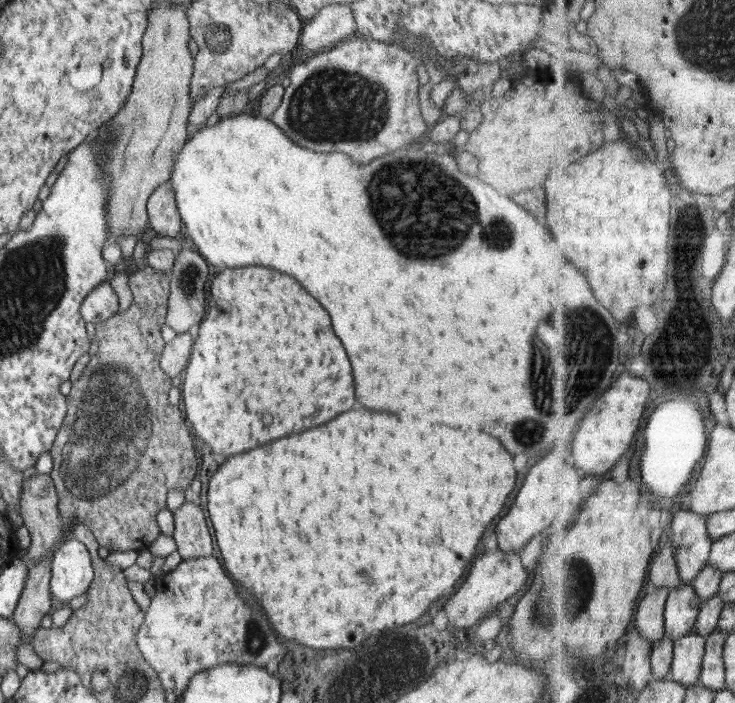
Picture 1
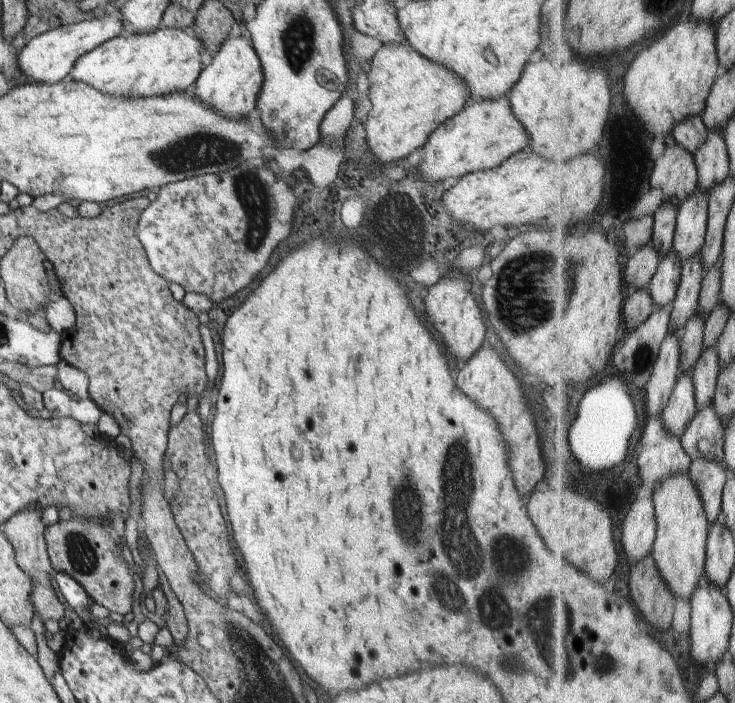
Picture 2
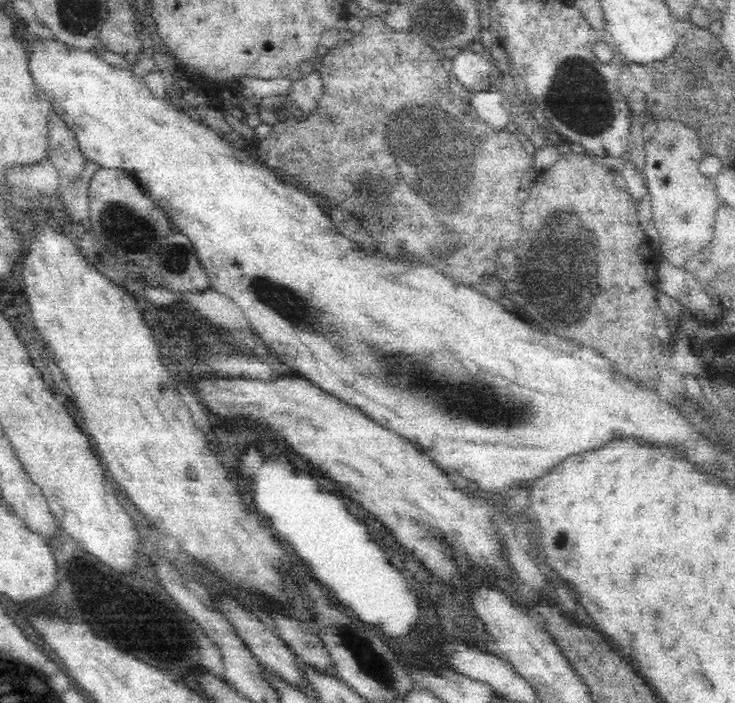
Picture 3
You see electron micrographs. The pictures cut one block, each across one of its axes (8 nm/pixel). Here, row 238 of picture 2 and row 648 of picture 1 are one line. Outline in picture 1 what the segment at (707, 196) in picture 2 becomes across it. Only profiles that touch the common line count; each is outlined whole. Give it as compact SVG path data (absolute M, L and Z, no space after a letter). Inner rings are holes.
M698 632L679 638L675 664L669 678L683 682L688 687L701 682L707 657L707 644L708 639Z

